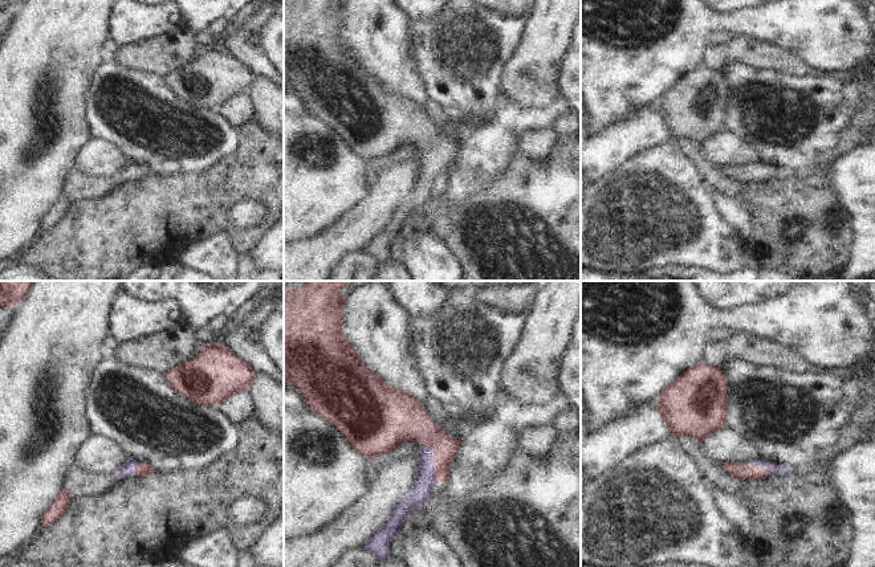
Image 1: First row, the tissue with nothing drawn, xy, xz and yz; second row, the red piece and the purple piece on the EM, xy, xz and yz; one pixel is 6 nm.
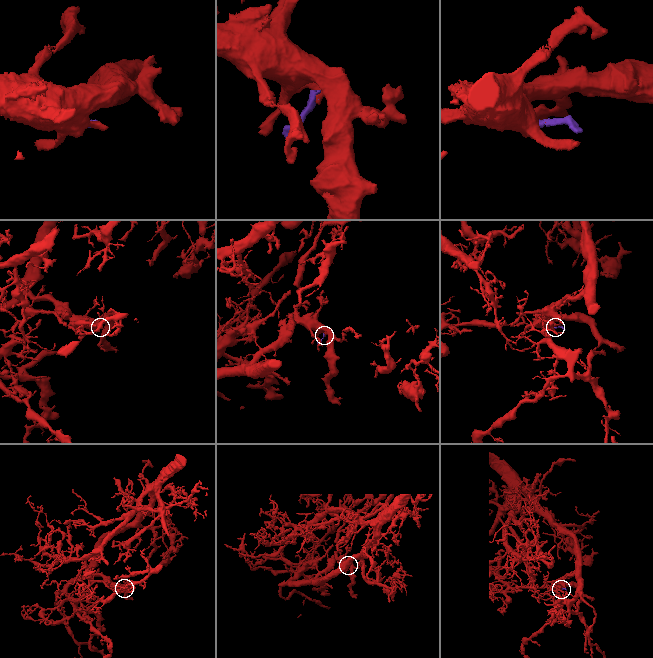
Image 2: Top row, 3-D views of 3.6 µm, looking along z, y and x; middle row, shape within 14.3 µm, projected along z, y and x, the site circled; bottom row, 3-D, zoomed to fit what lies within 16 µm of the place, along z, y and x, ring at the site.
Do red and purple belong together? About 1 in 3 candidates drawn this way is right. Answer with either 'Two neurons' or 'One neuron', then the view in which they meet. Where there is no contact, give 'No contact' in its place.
One neuron. Touches red in xz.

